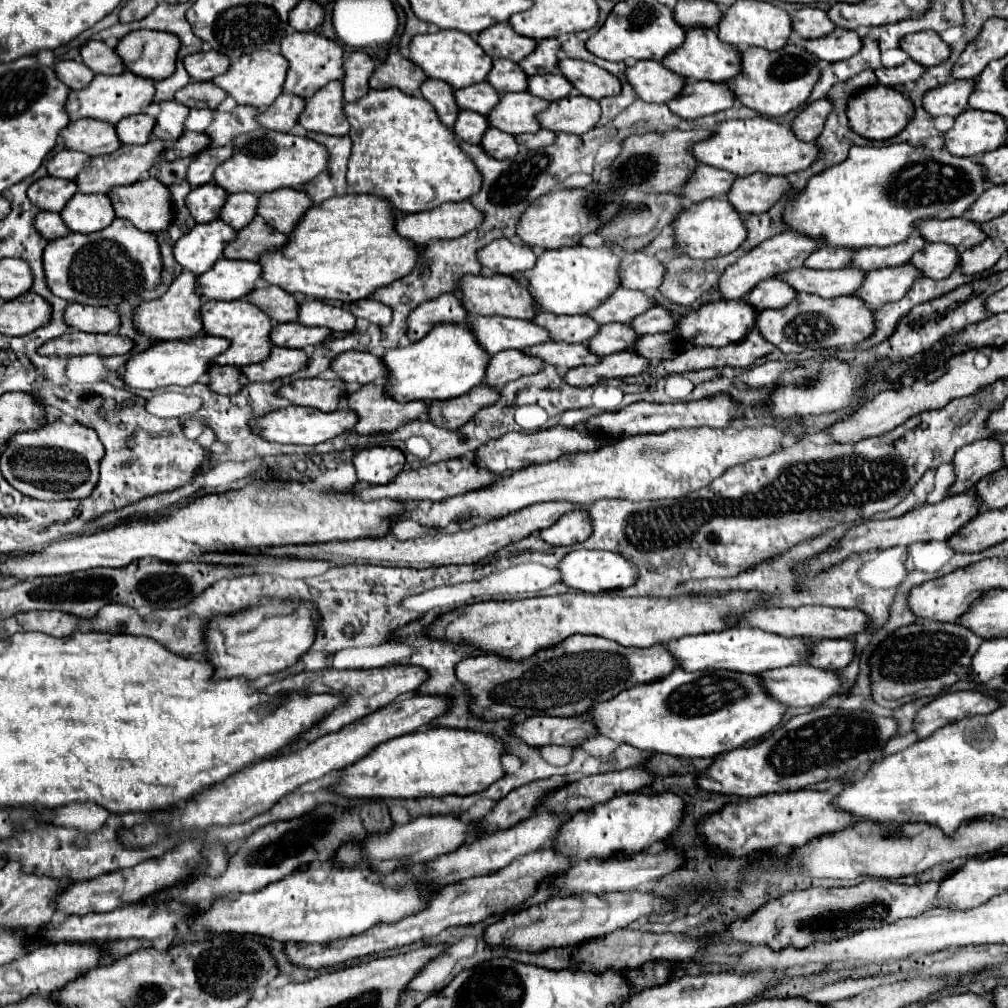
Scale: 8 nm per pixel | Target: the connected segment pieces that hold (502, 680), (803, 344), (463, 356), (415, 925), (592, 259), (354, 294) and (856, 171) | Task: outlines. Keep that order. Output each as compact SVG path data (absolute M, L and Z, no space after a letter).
M576 634L564 642L544 648L534 656L522 660L506 660L498 654L480 654L462 660L456 666L460 682L468 684L474 702L472 714L494 718L530 718L530 716L578 716L586 714L594 702L606 702L626 688L660 680L668 676L678 664L664 646L652 648L624 648L612 640L598 636Z
M802 292L786 308L760 312L756 318L756 326L762 336L784 354L804 352L808 348L850 348L858 346L864 338L870 336L870 332L874 332L874 314L856 296L838 296L832 300L824 300L820 296Z
M438 324L422 340L382 354L382 362L388 368L386 394L398 402L458 398L480 384L488 366L486 356L486 350L480 348L466 324Z
M546 848L546 850L538 850L526 856L516 858L512 864L508 864L506 868L498 870L498 872L490 872L484 876L474 876L470 880L462 880L450 886L444 886L442 892L438 892L426 912L418 912L412 914L400 922L394 924L376 924L374 928L370 928L368 932L362 932L358 936L350 936L350 938L342 938L342 940L334 940L334 942L326 942L326 944L304 944L304 942L288 942L286 944L286 954L290 956L290 960L298 966L304 968L324 968L324 966L336 966L340 962L352 960L352 958L362 958L368 954L378 954L378 952L386 952L392 948L400 948L406 944L414 944L418 940L430 940L436 938L442 930L446 930L448 926L466 926L466 924L478 924L482 920L486 920L488 916L494 914L504 914L510 908L522 904L524 900L528 900L530 896L536 894L538 886L548 878L548 876L560 876L568 870L570 860L566 856L562 856L556 848Z
M578 244L538 254L534 268L518 272L514 278L530 292L530 296L534 296L536 312L586 314L600 306L602 300L606 300L618 288L618 264L620 256L614 254L610 246L586 248Z
M344 194L328 198L322 204L314 204L294 226L288 244L278 250L266 250L260 254L258 264L262 266L262 280L284 288L288 294L304 294L316 300L328 298L340 302L356 302L368 298L376 288L410 274L418 258L416 246L394 232L394 216L390 212L390 204L376 196Z
M890 144L890 146L854 146L850 148L848 152L848 158L842 162L842 164L836 164L836 166L830 166L826 168L826 172L820 172L816 176L812 176L806 186L790 200L784 204L784 212L782 212L782 222L786 224L788 230L794 230L802 236L808 236L812 240L822 240L826 246L834 246L834 248L864 248L864 246L892 246L892 244L898 244L902 240L906 240L916 228L914 228L914 222L916 220L928 220L928 218L940 218L940 220L946 220L946 218L958 218L958 216L964 216L970 208L970 204L974 204L974 200L984 192L984 174L982 174L982 168L972 162L970 158L958 158L958 156L952 156L950 152L946 152L944 148L942 150L928 150L928 148L922 148L922 146L910 146L910 144Z

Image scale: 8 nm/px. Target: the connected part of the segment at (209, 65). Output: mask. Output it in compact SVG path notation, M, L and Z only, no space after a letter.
M214 50L210 52L198 52L198 54L190 54L182 60L186 72L190 74L190 78L204 82L204 80L212 80L220 74L224 74L230 66L230 60Z

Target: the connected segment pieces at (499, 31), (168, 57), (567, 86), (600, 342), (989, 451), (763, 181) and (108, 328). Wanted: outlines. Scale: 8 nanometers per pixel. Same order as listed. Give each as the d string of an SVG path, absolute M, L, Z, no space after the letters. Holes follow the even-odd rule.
M508 22L486 28L482 34L476 36L476 42L482 46L482 50L488 56L508 58L514 62L520 62L522 58L532 54L536 48L536 42L532 38L516 34Z
M130 32L114 48L126 70L148 80L164 80L174 72L178 38L168 32ZM166 68L166 70L156 70Z
M544 74L544 76L530 76L528 78L528 88L532 96L538 96L542 100L560 100L566 98L572 92L572 84L560 76L560 74Z
M606 324L600 326L598 336L588 342L588 348L596 356L608 356L614 352L628 350L636 338L638 334L628 324Z
M994 438L976 440L974 444L960 448L954 456L954 470L958 478L952 484L950 494L972 490L982 476L988 476L990 472L996 472L1000 466L1004 466L1002 448L1004 446Z
M754 174L738 178L728 192L728 202L740 214L760 214L770 210L780 196L790 188L784 176L766 176Z
M68 304L64 312L66 324L82 332L92 334L116 334L120 326L120 316L114 310L102 306L84 306L84 304Z

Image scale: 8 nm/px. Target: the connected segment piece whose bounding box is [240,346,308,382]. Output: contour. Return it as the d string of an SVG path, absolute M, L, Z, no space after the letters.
M274 346L274 352L270 352L270 360L264 360L262 364L250 364L246 368L240 368L240 372L250 382L270 382L276 378L296 374L306 366L306 362L308 362L308 356L302 350Z

